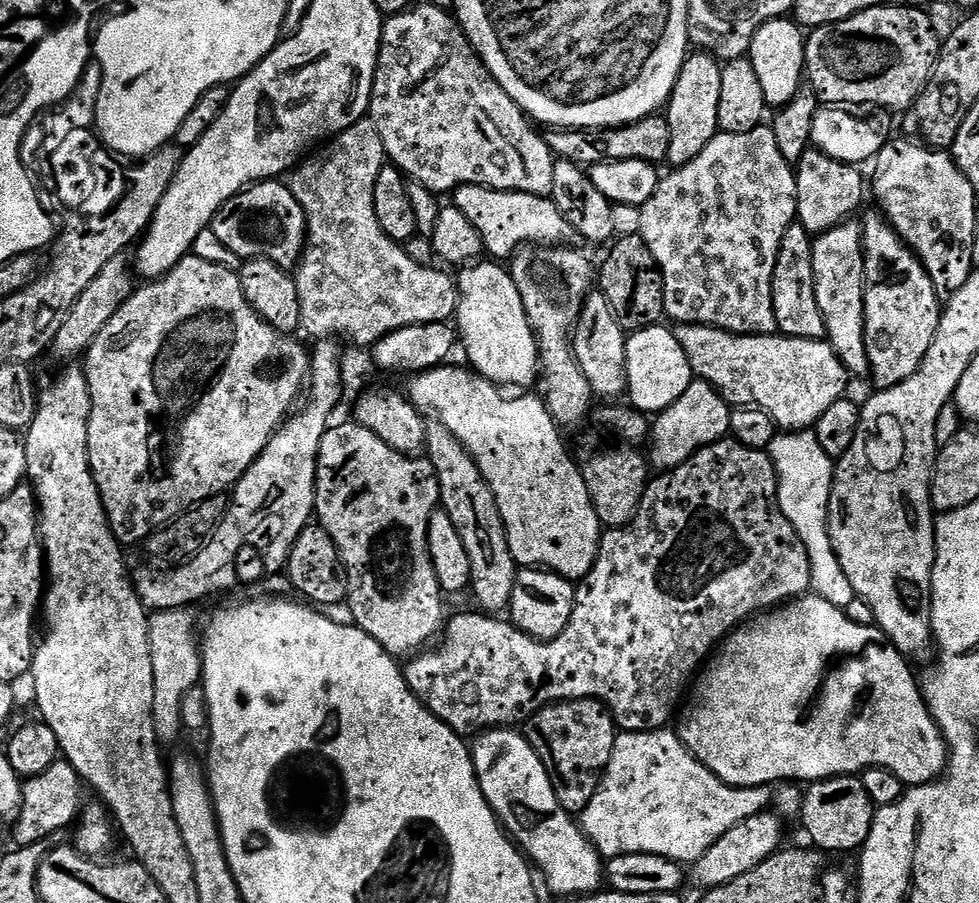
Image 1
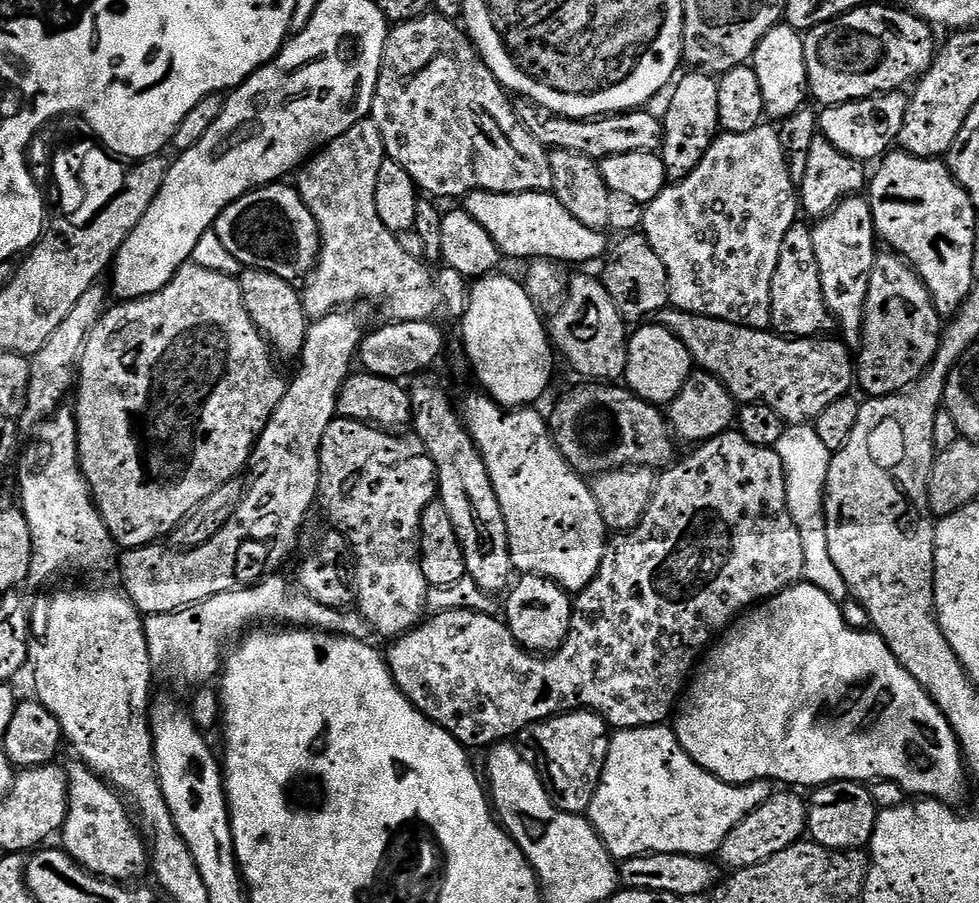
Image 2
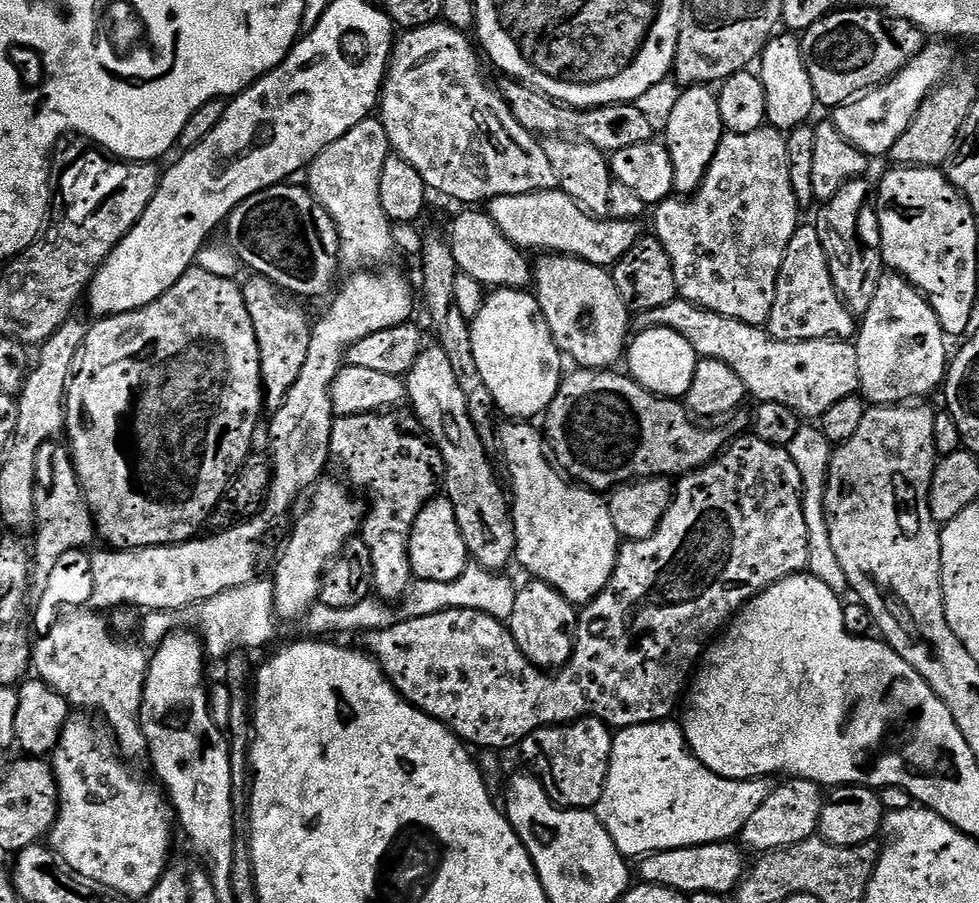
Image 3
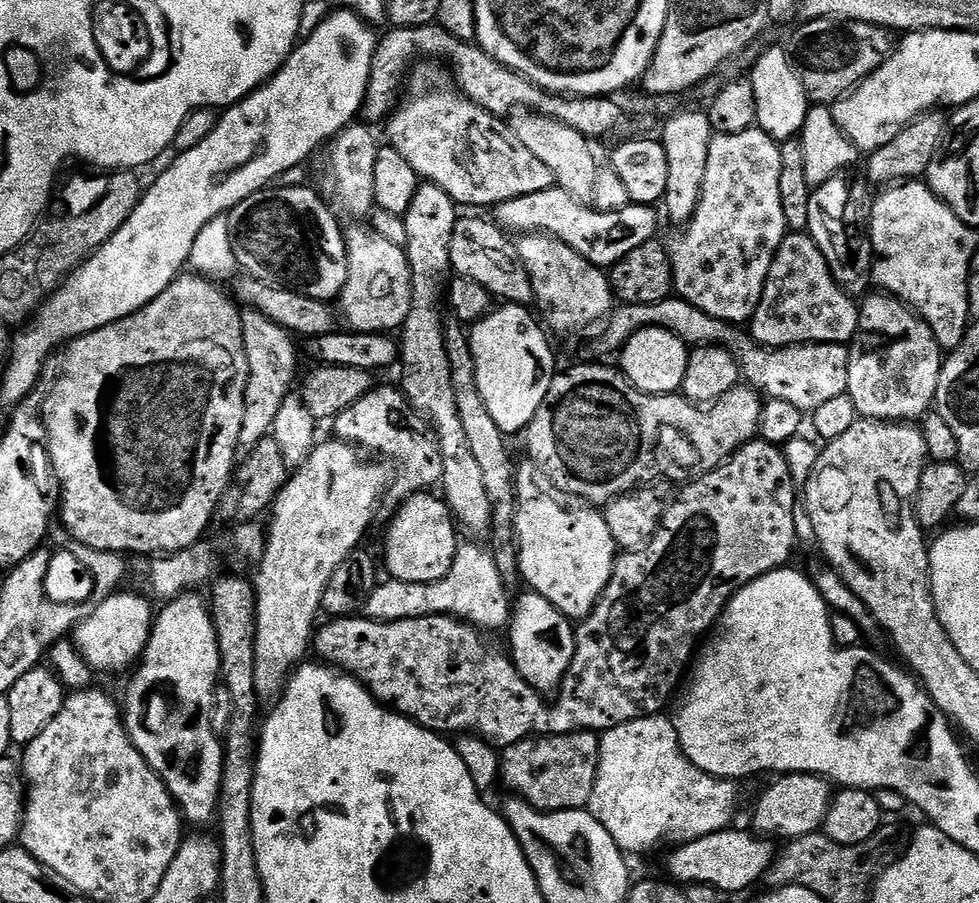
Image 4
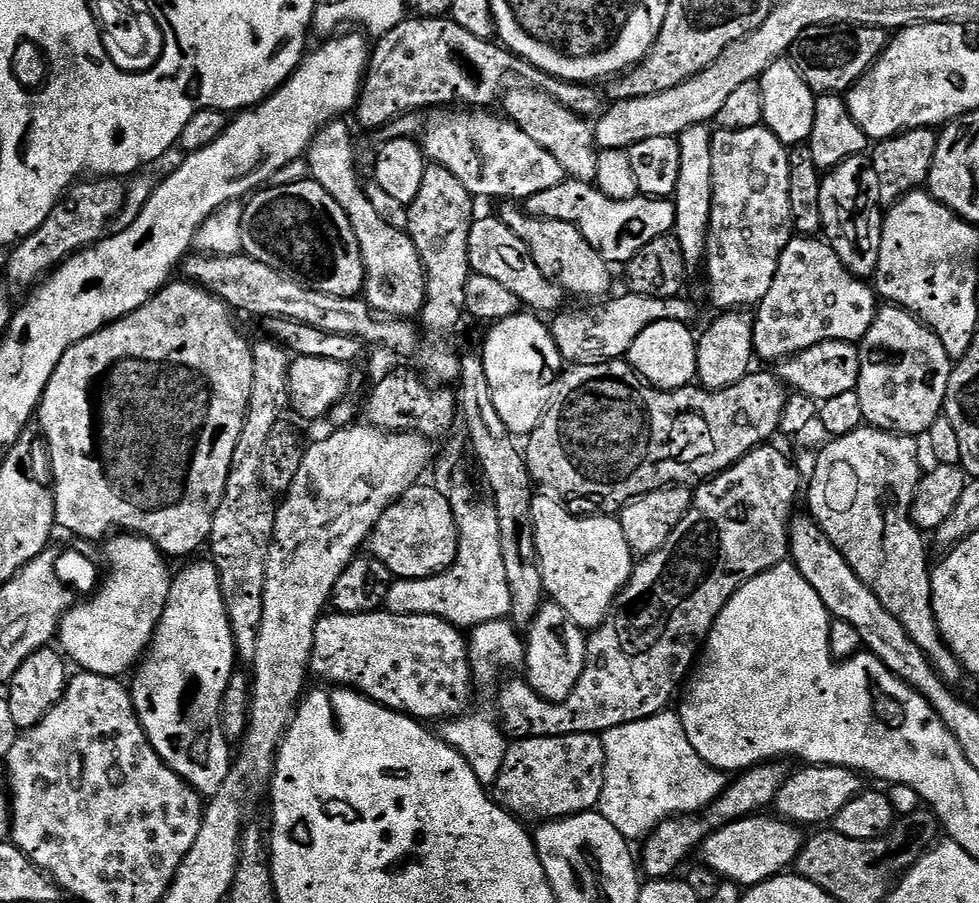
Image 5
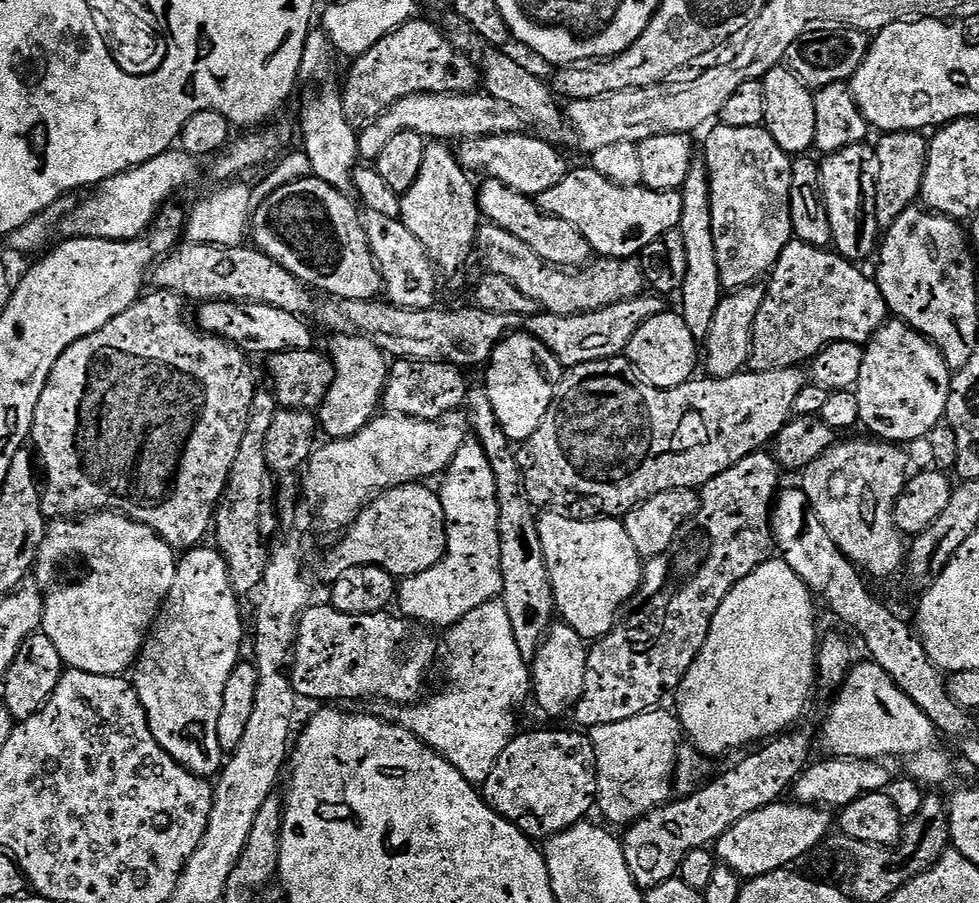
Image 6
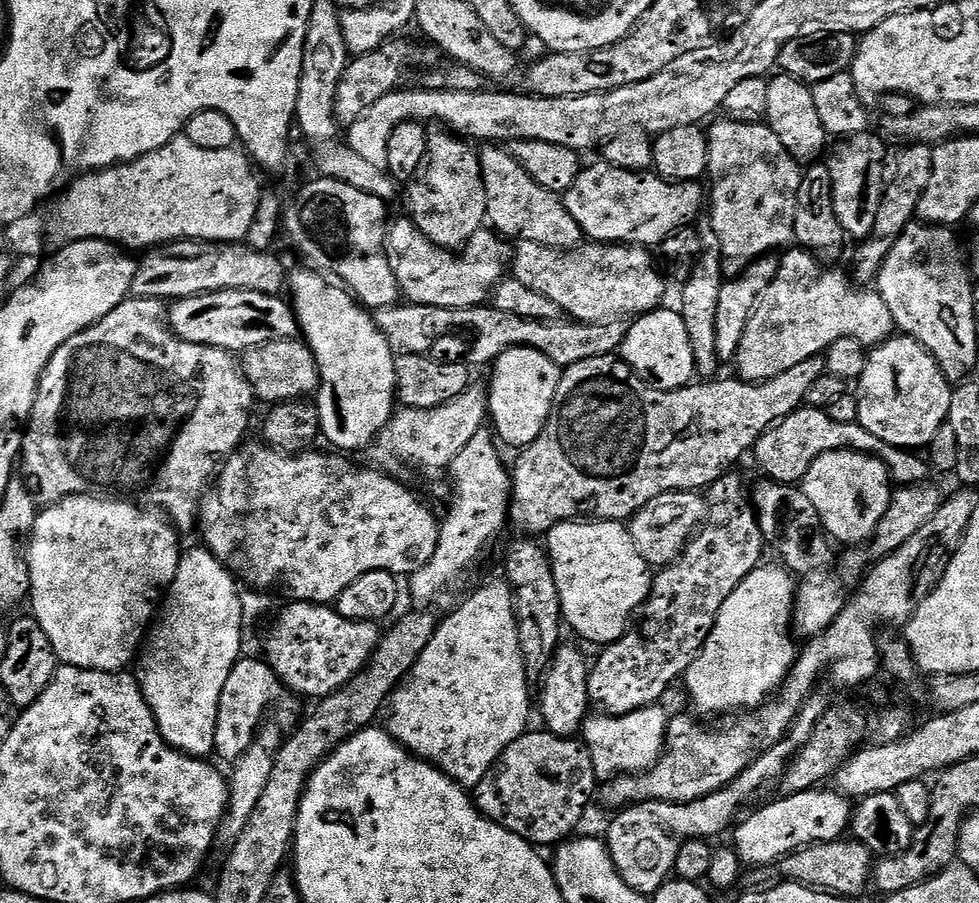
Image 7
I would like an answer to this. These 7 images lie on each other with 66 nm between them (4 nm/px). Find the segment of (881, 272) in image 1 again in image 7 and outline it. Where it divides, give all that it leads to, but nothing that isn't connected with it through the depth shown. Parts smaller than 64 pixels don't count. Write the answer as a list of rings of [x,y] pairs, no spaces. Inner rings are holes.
[[[903,334],[893,335],[885,344],[880,344],[867,353],[858,387],[858,423],[866,426],[870,434],[882,438],[882,442],[909,450],[927,449],[934,434],[938,434],[940,427],[947,421],[954,391],[953,385],[942,374],[935,358],[915,338]]]

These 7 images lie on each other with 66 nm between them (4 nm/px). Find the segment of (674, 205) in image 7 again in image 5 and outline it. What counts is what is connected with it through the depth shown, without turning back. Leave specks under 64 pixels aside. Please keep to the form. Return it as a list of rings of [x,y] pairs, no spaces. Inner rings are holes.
[[[571,178],[565,179],[564,183],[559,184],[558,186],[550,186],[550,190],[542,190],[538,194],[528,197],[526,201],[526,211],[530,216],[539,216],[546,220],[557,220],[558,222],[570,222],[577,228],[577,230],[579,230],[582,234],[582,238],[586,238],[586,242],[590,242],[590,246],[594,246],[596,253],[599,254],[603,260],[607,260],[609,265],[612,266],[617,266],[616,264],[620,264],[620,266],[627,265],[628,260],[630,258],[634,258],[634,254],[638,254],[638,250],[642,250],[642,246],[646,246],[646,242],[654,242],[654,238],[669,235],[675,226],[675,206],[671,199],[653,198],[651,196],[642,196],[637,194],[630,200],[614,200],[600,192],[595,183],[585,182],[583,180],[574,180]]]

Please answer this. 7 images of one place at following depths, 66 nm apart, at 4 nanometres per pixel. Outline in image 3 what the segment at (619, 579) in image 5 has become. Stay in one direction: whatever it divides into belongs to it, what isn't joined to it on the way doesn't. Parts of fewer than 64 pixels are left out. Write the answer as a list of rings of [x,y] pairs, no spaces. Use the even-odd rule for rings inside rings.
[[[508,422],[508,425],[498,432],[500,452],[508,463],[510,511],[512,525],[516,531],[514,560],[517,565],[520,563],[529,572],[529,577],[540,580],[543,584],[549,584],[573,606],[583,606],[589,604],[612,577],[622,537],[618,534],[618,530],[614,530],[614,518],[610,518],[605,497],[603,495],[600,497],[599,491],[577,486],[571,479],[561,475],[557,465],[546,455],[546,440],[541,429],[531,428],[532,426],[528,422]]]

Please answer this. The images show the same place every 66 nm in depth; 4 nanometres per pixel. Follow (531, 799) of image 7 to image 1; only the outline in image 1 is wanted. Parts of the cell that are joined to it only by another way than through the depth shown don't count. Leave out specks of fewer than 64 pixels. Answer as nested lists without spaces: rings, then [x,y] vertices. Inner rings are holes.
[[[563,700],[561,704],[551,704],[538,710],[529,720],[524,721],[522,734],[530,742],[538,758],[542,758],[542,766],[546,766],[550,786],[554,786],[554,794],[560,805],[573,814],[583,812],[584,807],[590,802],[590,798],[594,798],[602,782],[618,735],[616,721],[613,720],[607,706],[599,700]]]

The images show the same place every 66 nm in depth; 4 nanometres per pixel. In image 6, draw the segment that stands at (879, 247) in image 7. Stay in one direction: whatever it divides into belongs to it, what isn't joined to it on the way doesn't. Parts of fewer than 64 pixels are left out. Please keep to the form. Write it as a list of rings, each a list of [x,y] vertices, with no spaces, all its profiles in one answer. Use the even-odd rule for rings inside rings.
[[[923,131],[890,132],[879,137],[880,145],[874,148],[876,170],[876,211],[877,225],[893,224],[908,208],[920,200],[922,182],[928,165],[929,137]]]

